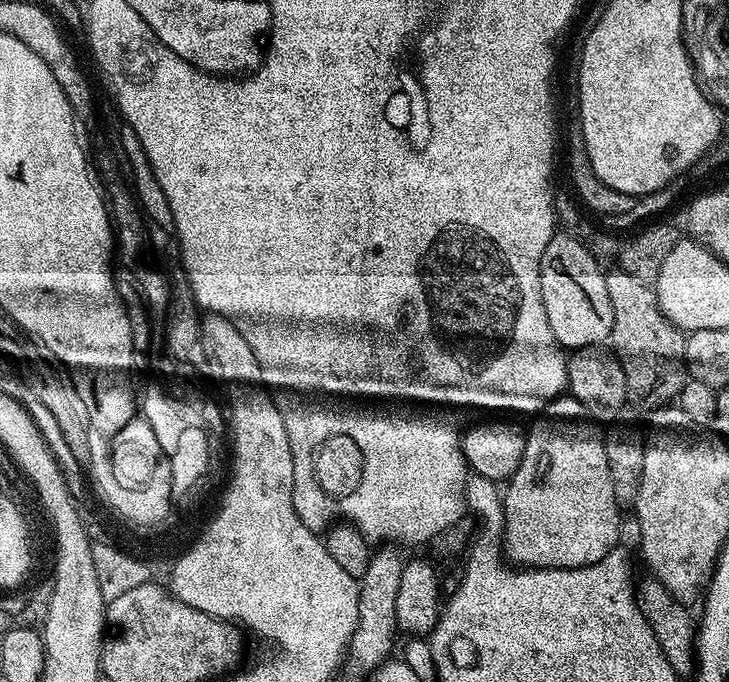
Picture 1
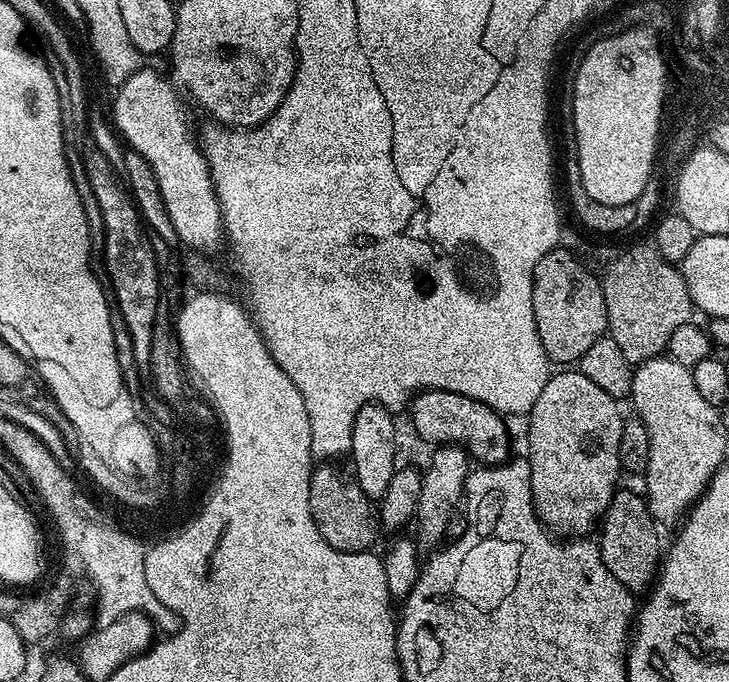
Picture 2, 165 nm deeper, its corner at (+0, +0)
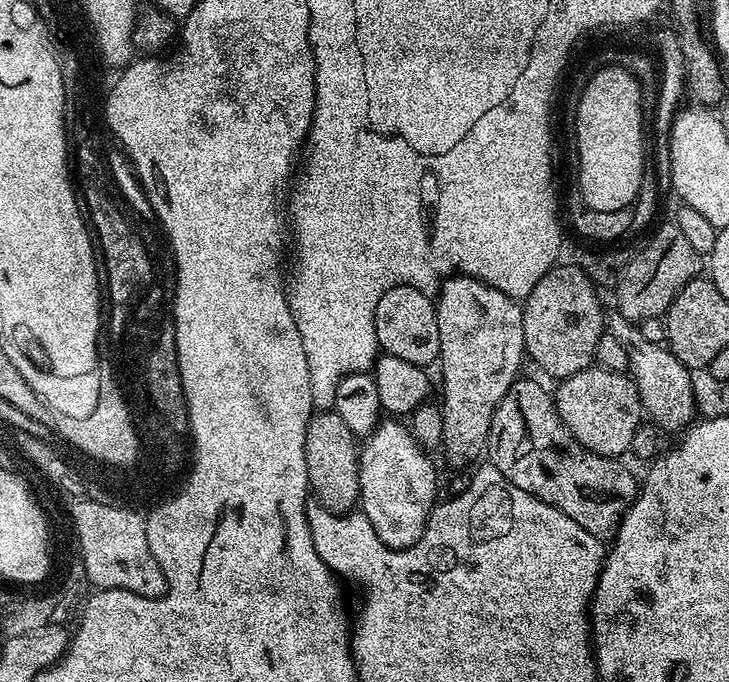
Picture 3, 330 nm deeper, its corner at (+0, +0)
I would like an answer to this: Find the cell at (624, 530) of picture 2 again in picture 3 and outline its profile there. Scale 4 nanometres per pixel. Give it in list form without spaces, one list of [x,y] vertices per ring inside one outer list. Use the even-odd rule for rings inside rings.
[[[526,376],[518,378],[512,384],[496,407],[494,418],[491,419],[486,456],[487,459],[490,458],[491,467],[496,468],[512,485],[562,510],[587,533],[594,534],[601,540],[615,535],[628,505],[636,500],[639,492],[637,476],[635,478],[621,459],[598,455],[573,439],[557,412],[555,397],[540,383],[528,380]]]

